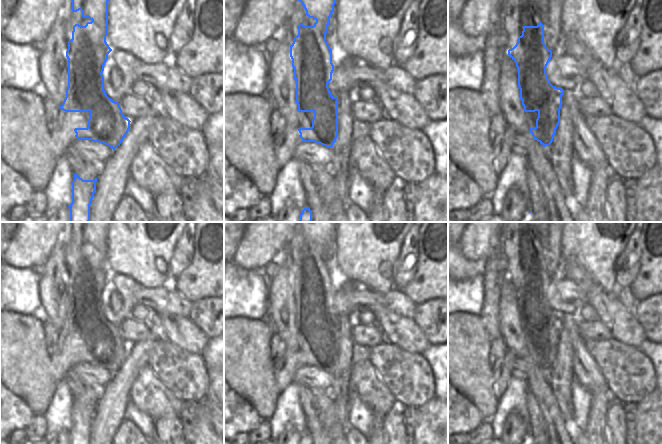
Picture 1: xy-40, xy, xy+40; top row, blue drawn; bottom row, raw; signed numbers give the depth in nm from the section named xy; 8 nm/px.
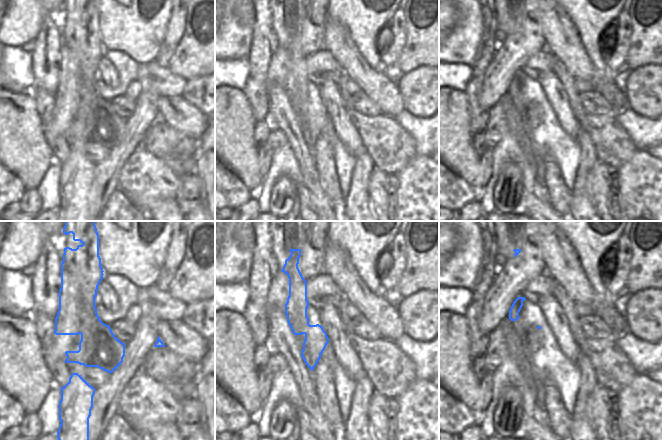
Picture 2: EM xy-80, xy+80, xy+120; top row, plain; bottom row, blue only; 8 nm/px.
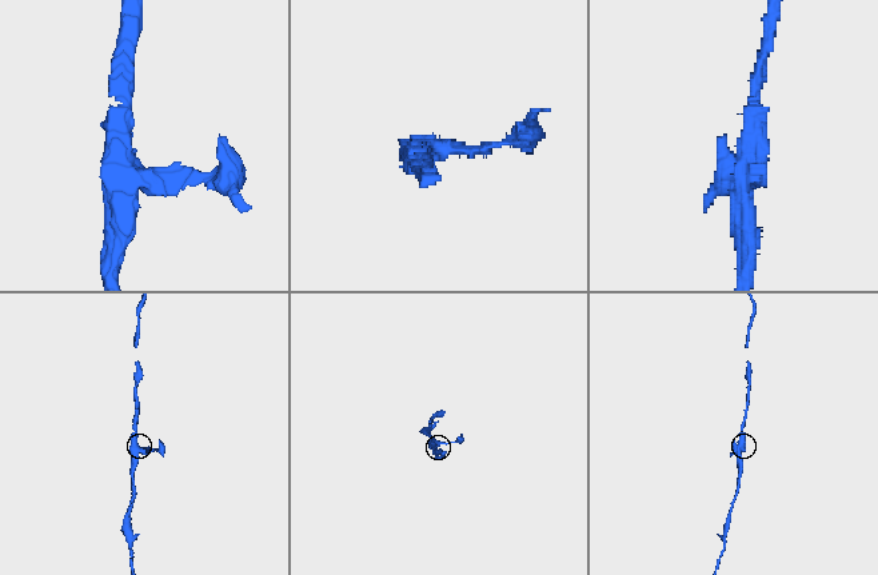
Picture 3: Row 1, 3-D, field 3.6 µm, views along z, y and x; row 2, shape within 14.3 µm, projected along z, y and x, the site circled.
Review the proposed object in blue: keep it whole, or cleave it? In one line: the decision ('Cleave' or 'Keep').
Cleave

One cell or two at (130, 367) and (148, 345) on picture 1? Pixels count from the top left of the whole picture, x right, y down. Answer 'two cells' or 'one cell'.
one cell

